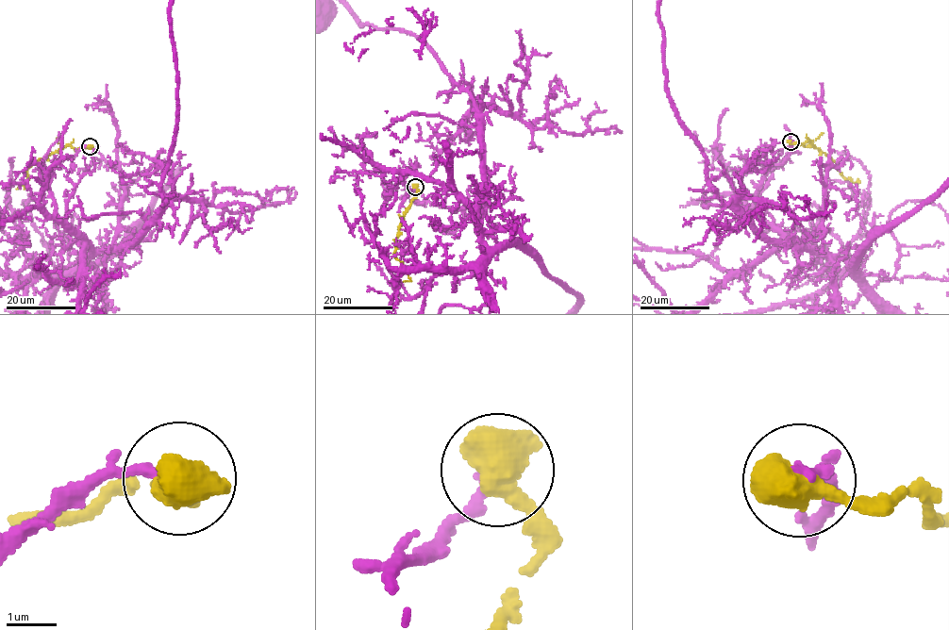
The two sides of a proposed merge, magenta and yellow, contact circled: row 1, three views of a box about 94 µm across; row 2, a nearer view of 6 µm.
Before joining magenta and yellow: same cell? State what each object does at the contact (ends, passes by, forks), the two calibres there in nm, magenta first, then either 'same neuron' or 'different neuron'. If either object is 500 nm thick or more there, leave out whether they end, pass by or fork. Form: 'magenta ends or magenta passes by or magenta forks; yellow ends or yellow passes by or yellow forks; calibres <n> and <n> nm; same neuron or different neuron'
calibres 240 and 850 nm; different neuron

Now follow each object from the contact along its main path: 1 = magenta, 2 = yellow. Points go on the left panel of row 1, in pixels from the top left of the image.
1: (90, 145), (67, 176), (66, 222), (95, 251), (133, 245), (163, 202), (177, 110)
2: (90, 146), (78, 149), (67, 145), (34, 162), (27, 171), (24, 188), (20, 185), (16, 190)

